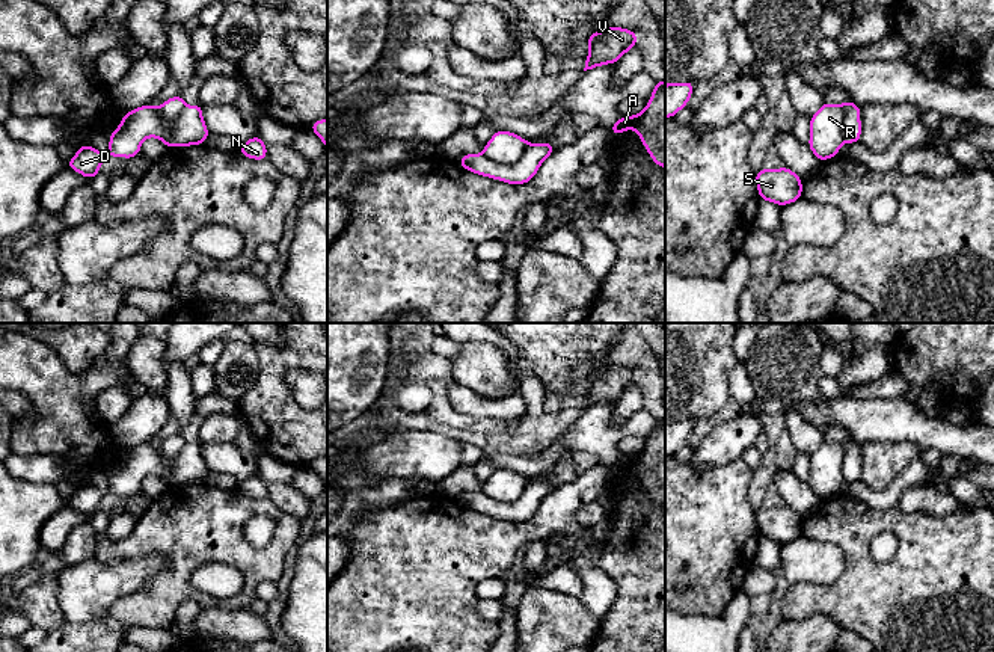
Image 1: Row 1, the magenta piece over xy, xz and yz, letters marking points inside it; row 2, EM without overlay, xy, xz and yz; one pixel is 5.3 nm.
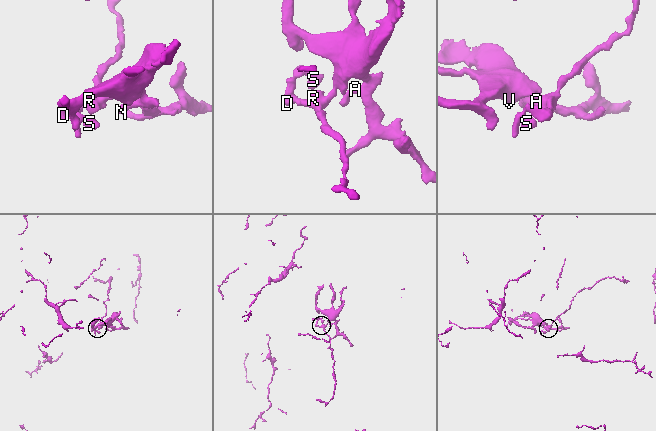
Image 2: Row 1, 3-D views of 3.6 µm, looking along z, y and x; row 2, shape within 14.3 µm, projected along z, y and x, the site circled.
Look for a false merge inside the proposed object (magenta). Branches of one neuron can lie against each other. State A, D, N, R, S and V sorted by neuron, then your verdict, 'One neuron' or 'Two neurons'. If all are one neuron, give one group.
Groups: A D N S V / R. Two neurons

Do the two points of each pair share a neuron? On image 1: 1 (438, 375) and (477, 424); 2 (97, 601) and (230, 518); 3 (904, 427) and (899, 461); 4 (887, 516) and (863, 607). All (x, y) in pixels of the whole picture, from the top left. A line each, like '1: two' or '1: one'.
1: one
2: two
3: two
4: one

